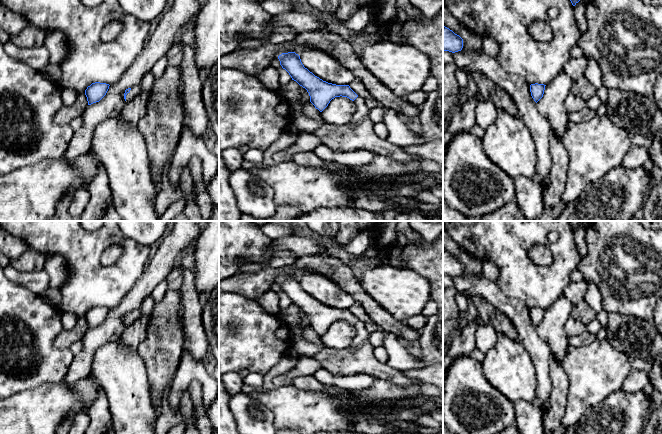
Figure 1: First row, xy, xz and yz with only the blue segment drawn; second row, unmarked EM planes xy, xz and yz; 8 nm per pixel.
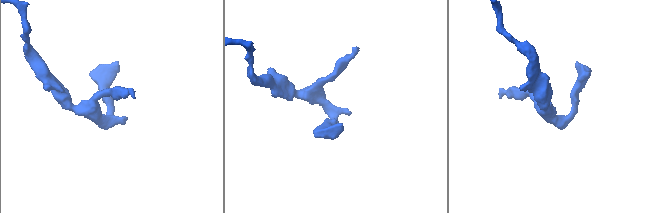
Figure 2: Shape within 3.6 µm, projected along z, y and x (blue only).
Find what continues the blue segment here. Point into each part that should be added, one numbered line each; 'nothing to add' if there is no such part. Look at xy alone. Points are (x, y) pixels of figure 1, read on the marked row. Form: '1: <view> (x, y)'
1: xy (135, 90)

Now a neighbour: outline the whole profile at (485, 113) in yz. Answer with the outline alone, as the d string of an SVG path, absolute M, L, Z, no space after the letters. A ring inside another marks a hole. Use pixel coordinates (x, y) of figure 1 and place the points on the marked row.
M479 100L475 110L476 124L482 128L487 128L496 118L497 108L487 100Z

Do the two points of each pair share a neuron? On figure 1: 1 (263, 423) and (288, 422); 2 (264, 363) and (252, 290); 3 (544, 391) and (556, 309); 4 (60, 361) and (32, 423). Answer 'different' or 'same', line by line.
1: different
2: different
3: different
4: different

